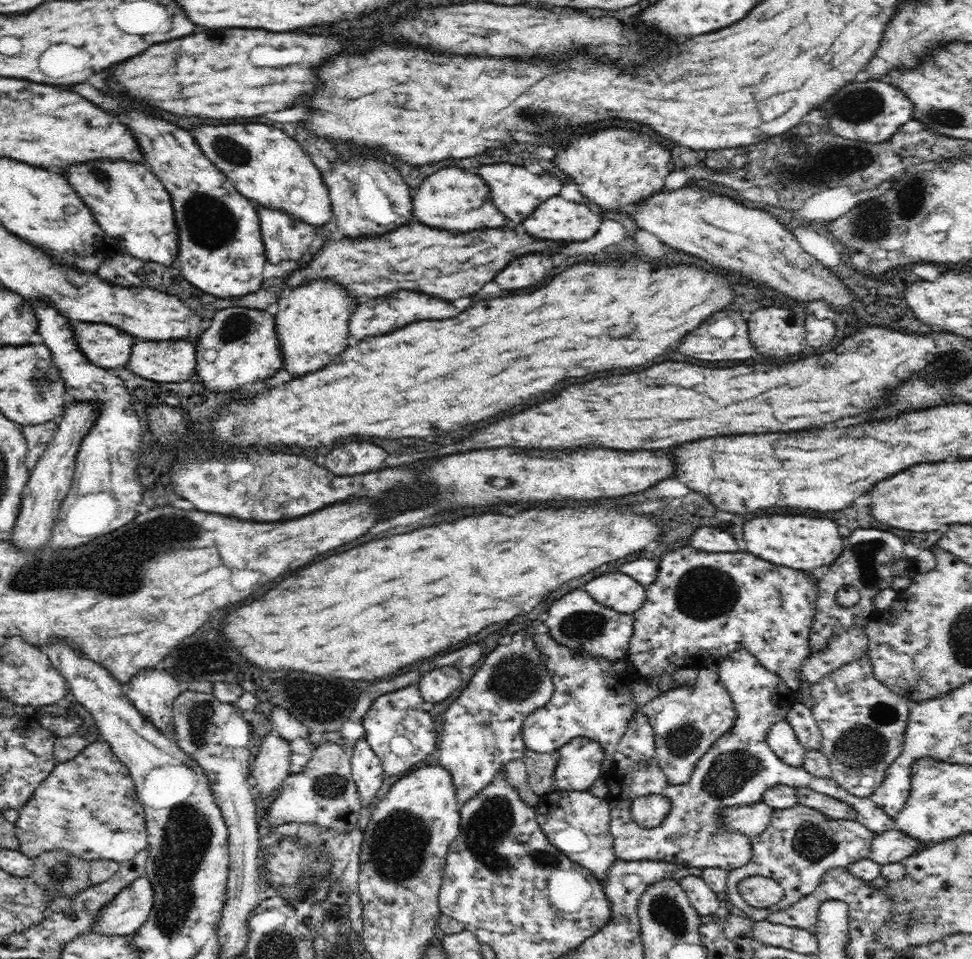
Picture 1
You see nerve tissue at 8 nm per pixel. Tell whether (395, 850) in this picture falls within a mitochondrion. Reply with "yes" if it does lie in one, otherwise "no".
yes

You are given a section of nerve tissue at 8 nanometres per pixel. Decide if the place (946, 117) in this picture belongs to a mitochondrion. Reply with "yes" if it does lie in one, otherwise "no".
yes

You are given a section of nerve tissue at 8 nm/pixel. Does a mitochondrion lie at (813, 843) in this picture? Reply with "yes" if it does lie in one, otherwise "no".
yes

